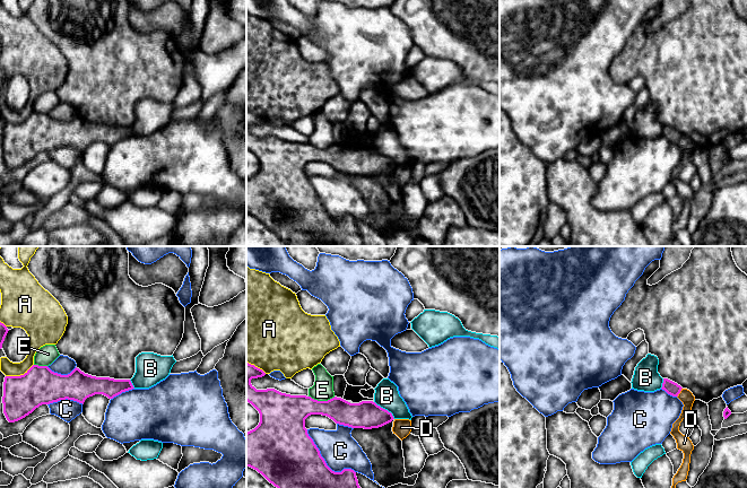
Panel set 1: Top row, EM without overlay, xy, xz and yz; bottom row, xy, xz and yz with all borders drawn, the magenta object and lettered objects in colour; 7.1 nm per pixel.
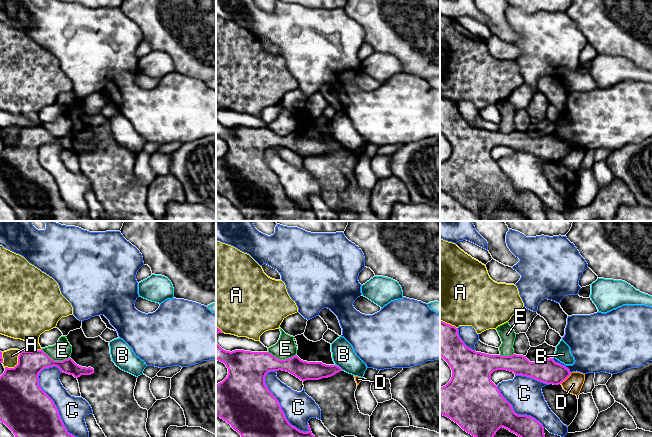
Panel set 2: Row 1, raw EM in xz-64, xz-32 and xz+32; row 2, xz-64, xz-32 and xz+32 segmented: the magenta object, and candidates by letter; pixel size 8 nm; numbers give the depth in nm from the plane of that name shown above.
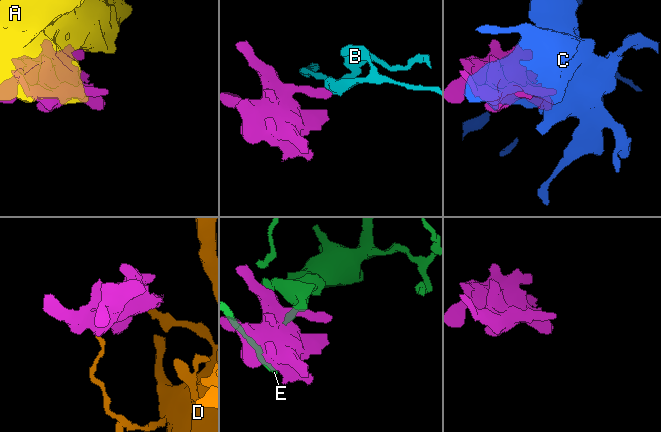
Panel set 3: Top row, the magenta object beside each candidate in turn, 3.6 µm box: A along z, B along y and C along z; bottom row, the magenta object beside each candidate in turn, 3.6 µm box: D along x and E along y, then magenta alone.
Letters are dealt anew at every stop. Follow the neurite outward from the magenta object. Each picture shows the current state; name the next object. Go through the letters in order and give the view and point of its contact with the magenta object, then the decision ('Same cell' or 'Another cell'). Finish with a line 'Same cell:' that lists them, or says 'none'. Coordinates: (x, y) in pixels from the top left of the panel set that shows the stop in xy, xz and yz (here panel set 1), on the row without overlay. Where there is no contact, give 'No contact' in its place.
A: Touches magenta at xy (20, 122). Another cell
B: Touches magenta at xz (384, 156). Another cell
C: Touches magenta at xz (324, 208). Another cell
D: Touches magenta at yz (679, 139). Another cell
E: Touches magenta at xz (322, 148). Another cell
Same cell: none

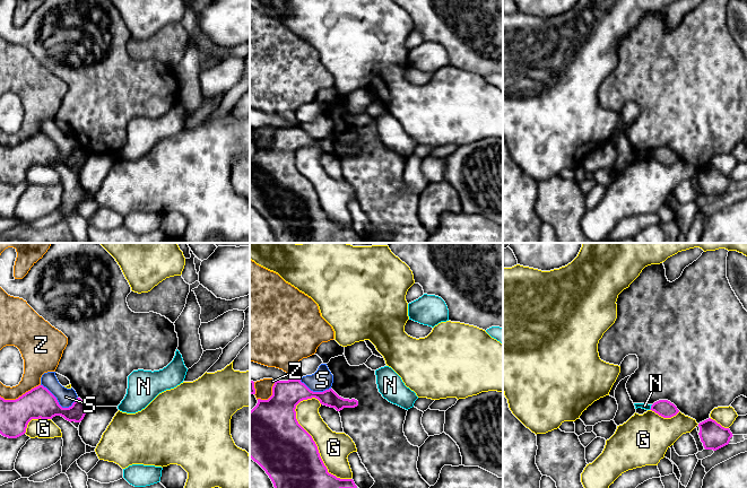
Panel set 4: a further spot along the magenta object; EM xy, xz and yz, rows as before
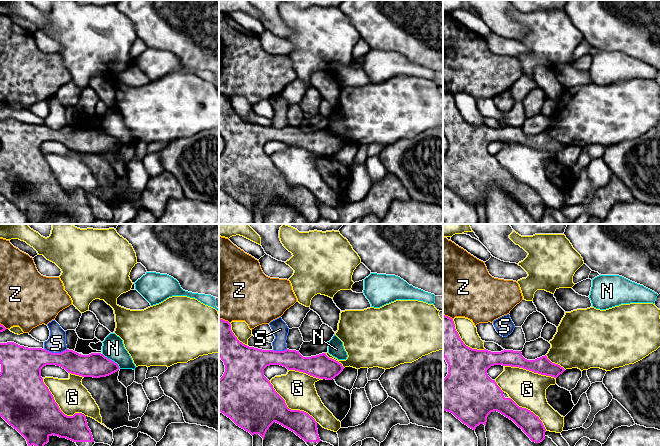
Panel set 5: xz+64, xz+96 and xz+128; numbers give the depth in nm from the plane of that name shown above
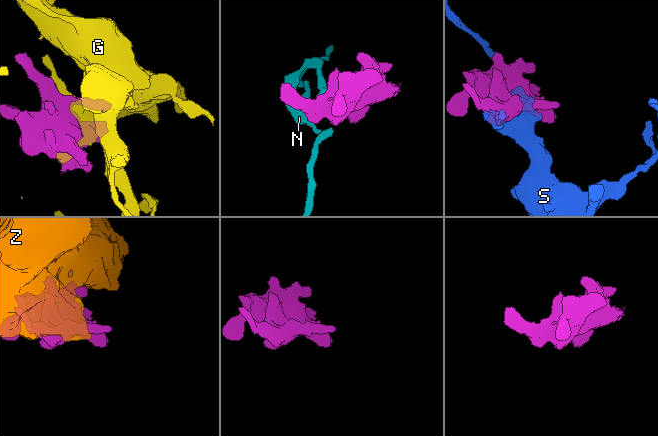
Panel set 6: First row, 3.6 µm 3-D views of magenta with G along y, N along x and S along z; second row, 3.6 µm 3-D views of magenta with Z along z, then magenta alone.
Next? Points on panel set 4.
G: Touches magenta at xz (316, 194). Another cell
N: Touches magenta at yz (651, 154). Another cell
S: Touches magenta at xy (58, 150). Another cell
Z: Touches magenta at xy (19, 144). Another cell
Same cell: none

